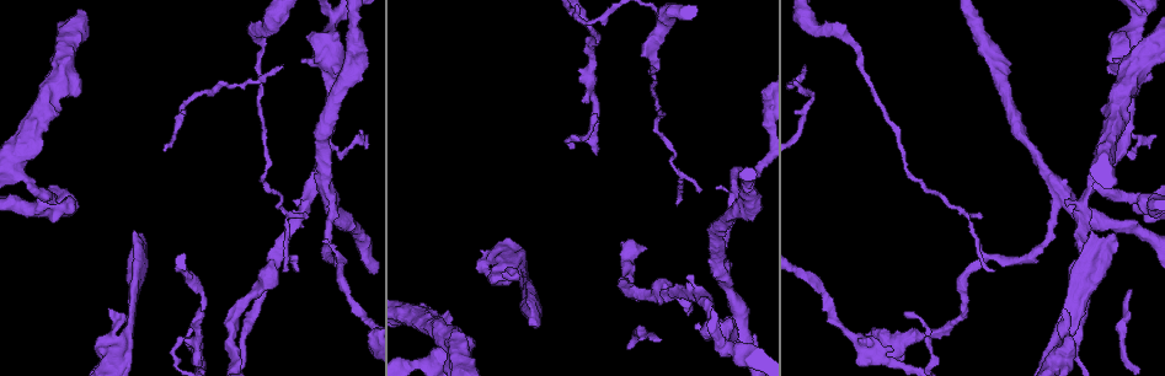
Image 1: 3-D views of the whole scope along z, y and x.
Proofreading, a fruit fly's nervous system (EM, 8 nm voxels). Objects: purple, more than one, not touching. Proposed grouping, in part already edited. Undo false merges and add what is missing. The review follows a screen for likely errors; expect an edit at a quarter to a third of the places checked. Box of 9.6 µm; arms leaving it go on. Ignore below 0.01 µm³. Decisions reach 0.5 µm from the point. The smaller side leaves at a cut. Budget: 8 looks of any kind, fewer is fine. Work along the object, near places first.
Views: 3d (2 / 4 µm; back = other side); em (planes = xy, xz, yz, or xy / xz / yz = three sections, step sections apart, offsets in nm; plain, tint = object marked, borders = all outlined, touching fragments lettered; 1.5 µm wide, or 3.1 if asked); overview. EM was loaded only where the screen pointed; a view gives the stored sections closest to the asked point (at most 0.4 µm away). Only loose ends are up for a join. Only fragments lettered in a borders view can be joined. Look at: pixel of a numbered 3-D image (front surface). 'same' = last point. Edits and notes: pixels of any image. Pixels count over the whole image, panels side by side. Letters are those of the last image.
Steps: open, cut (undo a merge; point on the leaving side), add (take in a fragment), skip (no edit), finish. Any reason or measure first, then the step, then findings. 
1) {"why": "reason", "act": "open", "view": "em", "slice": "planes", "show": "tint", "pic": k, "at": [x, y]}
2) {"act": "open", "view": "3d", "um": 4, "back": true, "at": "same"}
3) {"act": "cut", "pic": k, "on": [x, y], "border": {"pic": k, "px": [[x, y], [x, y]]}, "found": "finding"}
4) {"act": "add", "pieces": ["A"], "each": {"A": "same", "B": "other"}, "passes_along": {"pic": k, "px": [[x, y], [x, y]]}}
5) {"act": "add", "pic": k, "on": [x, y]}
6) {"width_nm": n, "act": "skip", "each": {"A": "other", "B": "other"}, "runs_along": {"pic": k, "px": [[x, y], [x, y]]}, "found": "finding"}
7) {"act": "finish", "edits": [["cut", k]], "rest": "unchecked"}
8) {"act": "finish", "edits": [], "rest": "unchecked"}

{"act": "open", "view": "em", "slice": "xy", "step": 8, "show": "borders", "pic": 1, "at": [266, 294]}

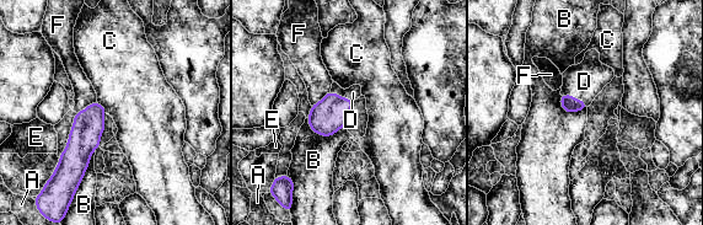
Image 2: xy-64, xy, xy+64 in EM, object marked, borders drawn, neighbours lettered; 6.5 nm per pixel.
{"act": "add", "pic": 2, "on": [584, 81], "each": {"A": "other", "B": "other", "C": "other", "D": "same", "E": "other", "F": "other"}, "found": "it goes on there"}

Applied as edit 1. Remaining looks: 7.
{"act": "open", "view": "overview"}

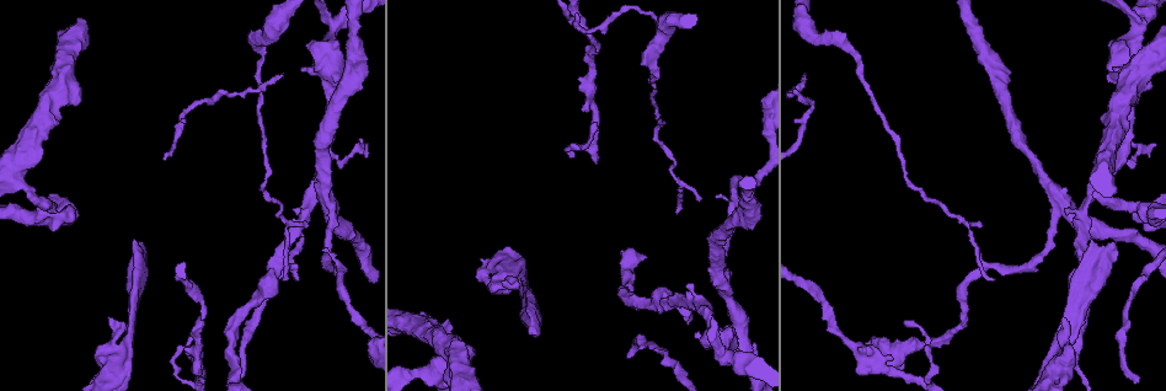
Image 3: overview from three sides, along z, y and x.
{"why": "branch stops here", "act": "open", "view": "em", "slice": "xy", "step": 4, "show": "tint", "pic": 3, "at": [296, 215]}

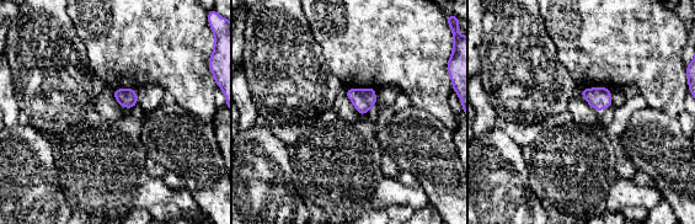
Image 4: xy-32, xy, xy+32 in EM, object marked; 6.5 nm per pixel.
{"why": "another direction", "act": "open", "view": "em", "slice": "planes", "show": "tint", "at": "same"}

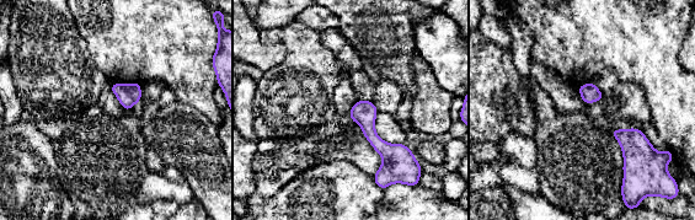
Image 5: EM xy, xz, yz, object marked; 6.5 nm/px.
{"act": "open", "view": "em", "slice": "planes", "show": "borders", "at": "same"}

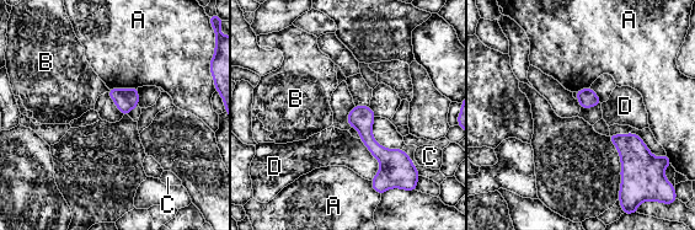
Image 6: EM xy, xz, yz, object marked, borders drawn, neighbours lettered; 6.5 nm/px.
{"longest_contact_nm": ["D", 280], "act": "skip", "each": {"A": "other", "B": "other", "C": "other", "D": "other"}, "runs_along": {"pic": 6, "px": [[357, 108], [384, 156], [374, 183]]}, "found": "no lettered fragment goes on from it"}

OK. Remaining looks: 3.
{"act": "finish", "edits": [["add", 2]], "rest": "unchecked"}

